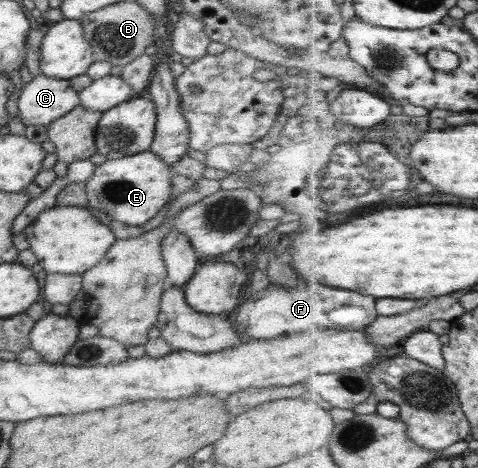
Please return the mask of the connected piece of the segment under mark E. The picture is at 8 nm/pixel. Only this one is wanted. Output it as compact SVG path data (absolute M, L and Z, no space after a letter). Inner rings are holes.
M146 150L95 165L85 181L87 207L104 212L114 221L142 226L152 219L170 197L171 168L160 157Z

